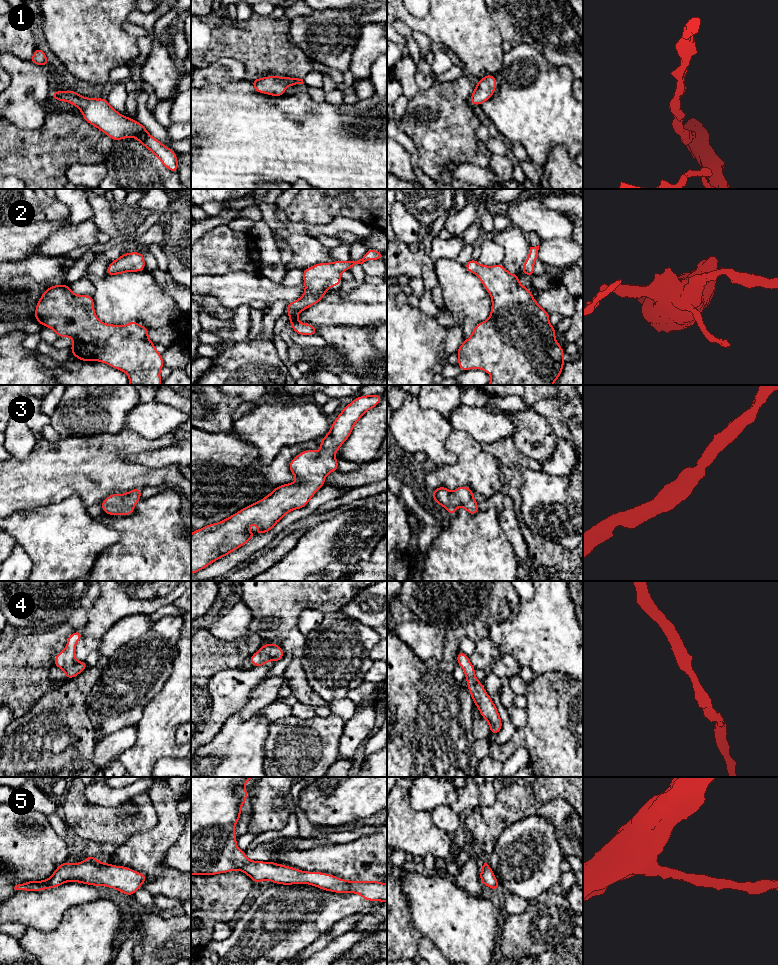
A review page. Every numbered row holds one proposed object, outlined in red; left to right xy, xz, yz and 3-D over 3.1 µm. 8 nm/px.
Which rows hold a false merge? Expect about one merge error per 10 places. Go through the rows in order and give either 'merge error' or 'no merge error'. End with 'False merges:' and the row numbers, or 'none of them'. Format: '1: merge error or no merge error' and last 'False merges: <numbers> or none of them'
1: no merge error
2: no merge error
3: no merge error
4: no merge error
5: no merge error
False merges: none of them

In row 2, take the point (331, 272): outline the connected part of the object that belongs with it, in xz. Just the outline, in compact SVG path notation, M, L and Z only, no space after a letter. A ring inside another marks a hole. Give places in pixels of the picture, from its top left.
M368 249L365 255L357 261L349 259L346 262L333 261L331 263L318 263L304 269L304 294L298 300L290 302L286 307L289 322L295 333L306 336L317 334L317 328L309 323L299 322L297 315L312 305L321 302L325 293L332 286L339 286L343 271L351 270L356 264L362 265L367 260L382 260L382 257L383 253L378 250Z

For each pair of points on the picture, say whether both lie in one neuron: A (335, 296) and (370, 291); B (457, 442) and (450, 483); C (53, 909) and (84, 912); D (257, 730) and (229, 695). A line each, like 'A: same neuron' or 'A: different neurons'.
A: same neuron
B: same neuron
C: different neurons
D: different neurons

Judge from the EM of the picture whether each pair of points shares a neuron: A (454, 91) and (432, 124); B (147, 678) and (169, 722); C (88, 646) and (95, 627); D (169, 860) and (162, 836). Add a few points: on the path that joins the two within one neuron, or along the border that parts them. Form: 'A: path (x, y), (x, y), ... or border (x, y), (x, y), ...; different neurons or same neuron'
A: path (451, 99), (440, 116); same neuron
B: border (169, 676), (163, 688), (144, 708), (142, 715); different neurons
C: border (83, 636), (99, 639); different neurons
D: border (180, 834), (163, 860), (168, 866), (179, 871); different neurons

